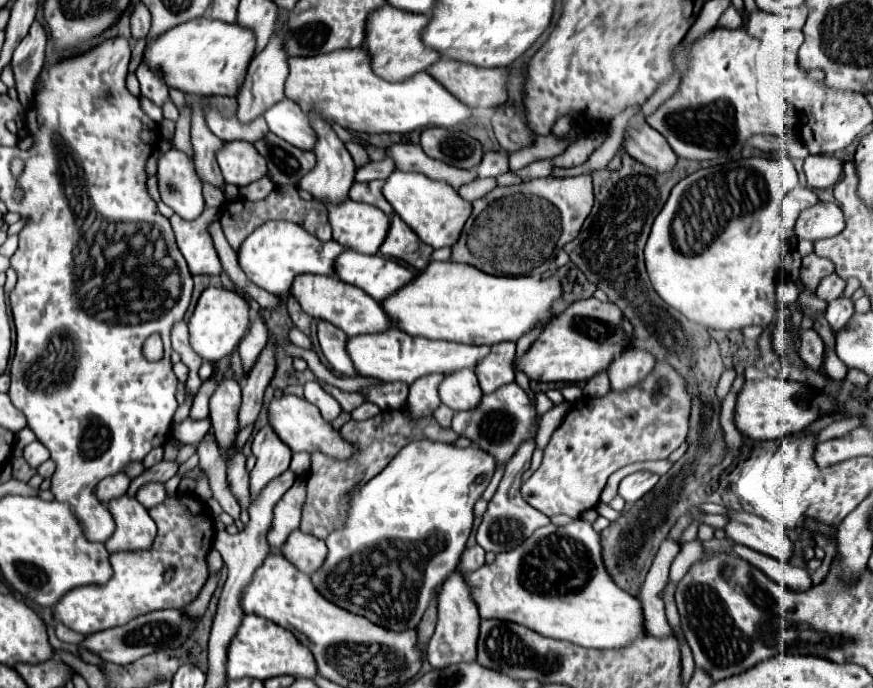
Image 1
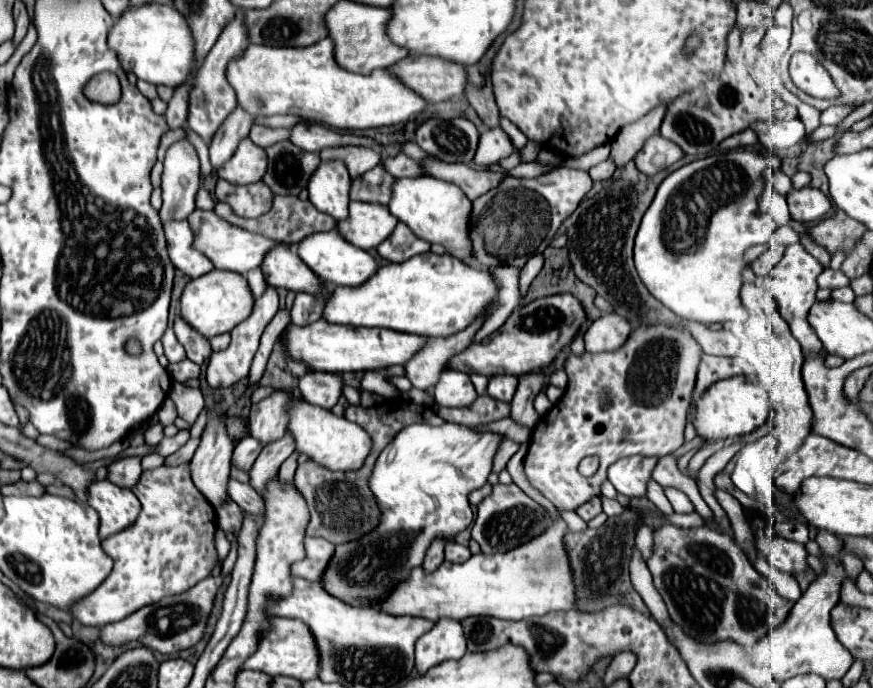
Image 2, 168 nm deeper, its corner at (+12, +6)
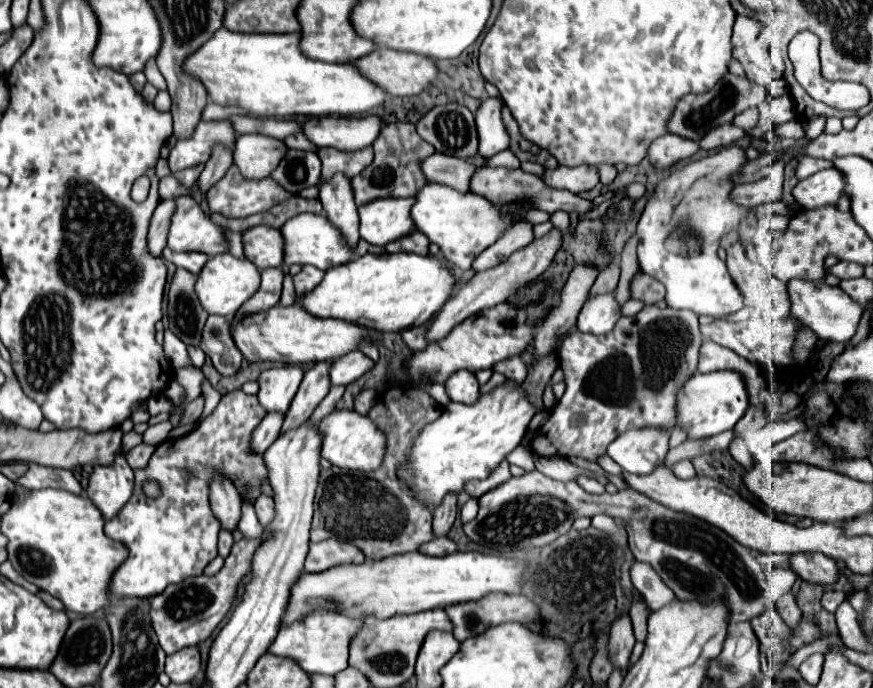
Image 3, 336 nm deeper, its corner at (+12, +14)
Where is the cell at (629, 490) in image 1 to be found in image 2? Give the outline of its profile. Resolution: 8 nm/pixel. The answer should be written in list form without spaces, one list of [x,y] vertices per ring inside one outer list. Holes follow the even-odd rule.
[[[621,457],[609,467],[609,481],[627,497],[645,497],[647,481],[657,465],[657,457]]]

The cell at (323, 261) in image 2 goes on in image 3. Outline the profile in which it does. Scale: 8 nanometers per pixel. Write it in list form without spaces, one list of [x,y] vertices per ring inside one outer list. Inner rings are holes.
[[[303,213],[299,217],[293,217],[291,221],[287,221],[287,225],[283,225],[281,229],[285,241],[287,241],[287,249],[285,249],[285,267],[289,265],[313,265],[321,271],[327,271],[331,267],[337,265],[345,265],[349,261],[353,261],[355,257],[355,249],[353,245],[349,245],[349,241],[343,237],[343,233],[325,217],[325,215],[311,215],[311,213]]]

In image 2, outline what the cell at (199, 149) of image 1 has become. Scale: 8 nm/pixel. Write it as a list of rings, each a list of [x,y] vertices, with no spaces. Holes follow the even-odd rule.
[[[237,11],[235,19],[225,27],[225,31],[221,33],[221,37],[217,39],[217,43],[213,45],[213,49],[209,51],[207,59],[203,61],[201,69],[197,71],[195,77],[195,85],[191,91],[191,103],[189,103],[189,117],[187,117],[187,125],[189,129],[193,129],[195,133],[199,133],[205,143],[211,143],[213,133],[221,127],[221,123],[237,109],[237,99],[235,99],[235,91],[229,85],[227,77],[225,77],[225,69],[227,63],[231,59],[235,59],[245,47],[249,45],[247,41],[247,29],[245,29],[245,21],[243,21],[243,11]]]

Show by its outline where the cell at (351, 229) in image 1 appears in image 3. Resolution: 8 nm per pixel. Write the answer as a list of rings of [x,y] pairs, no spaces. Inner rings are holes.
[[[413,197],[409,199],[373,199],[359,207],[361,217],[361,239],[371,245],[387,245],[387,241],[395,241],[395,237],[403,237],[407,229],[415,229],[409,209],[413,205]]]

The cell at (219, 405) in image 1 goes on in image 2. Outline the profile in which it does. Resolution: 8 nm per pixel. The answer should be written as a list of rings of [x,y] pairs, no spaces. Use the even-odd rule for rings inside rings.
[[[209,413],[209,423],[203,431],[201,437],[201,445],[195,451],[195,457],[191,459],[191,477],[195,487],[207,497],[207,501],[213,507],[221,507],[223,503],[227,503],[227,481],[231,479],[231,455],[233,455],[233,441],[229,439],[225,425],[219,419],[219,413]]]

